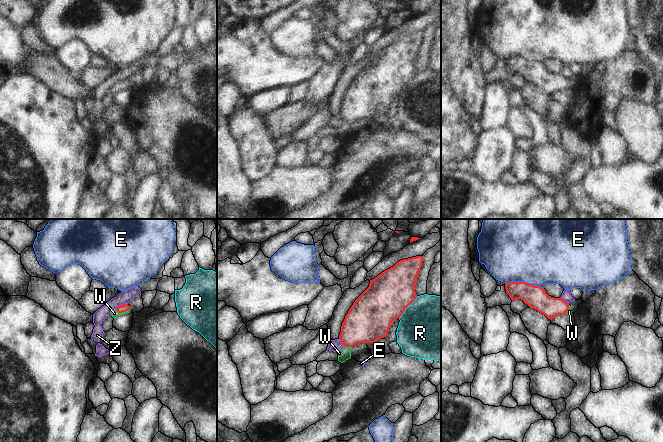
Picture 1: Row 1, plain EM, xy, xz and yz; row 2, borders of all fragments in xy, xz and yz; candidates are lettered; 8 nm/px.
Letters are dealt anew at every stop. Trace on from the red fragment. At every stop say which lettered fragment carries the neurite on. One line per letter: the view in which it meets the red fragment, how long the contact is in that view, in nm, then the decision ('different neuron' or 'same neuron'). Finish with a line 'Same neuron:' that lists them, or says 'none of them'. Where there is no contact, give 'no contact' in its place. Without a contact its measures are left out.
E: meets red in yz; contact 320 nm long; different neuron
R: meets red in xz; contact 240 nm long; different neuron
W: meets red in xy; contact 120 nm long; same neuron
Z: meets red in xy; contact 100 nm long; different neuron
Same neuron: W

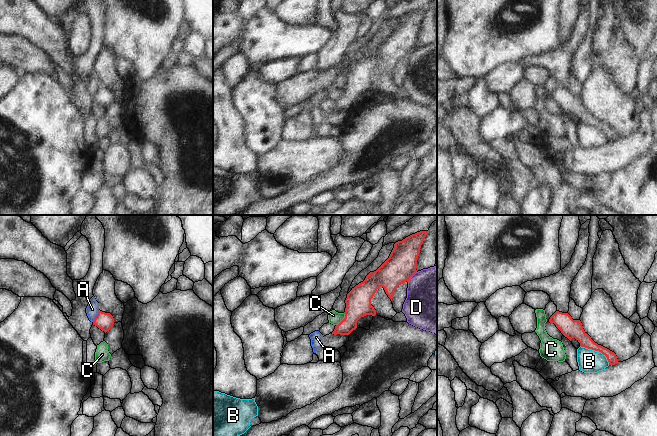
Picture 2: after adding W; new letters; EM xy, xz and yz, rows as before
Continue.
A: meets red in xy; contact 110 nm long; different neuron
B: meets red in yz; contact 280 nm long; different neuron
C: meets red in xz; contact 120 nm long; different neuron
D: meets red in xz; contact 120 nm long; different neuron
Same neuron: none of them

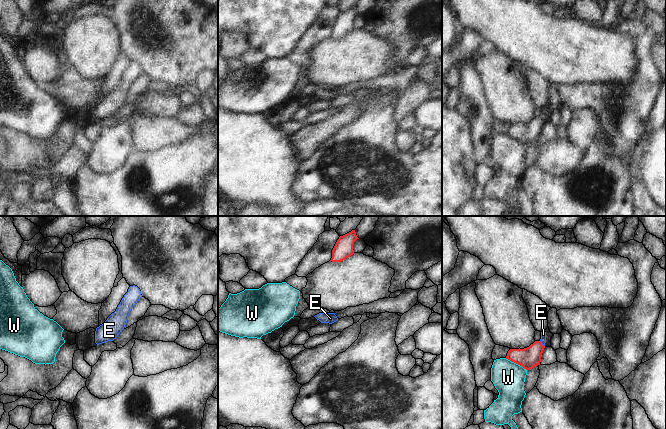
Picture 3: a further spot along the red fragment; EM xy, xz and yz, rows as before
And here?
E: meets red in yz; contact 60 nm long; same neuron
W: meets red in yz; contact 200 nm long; different neuron
Same neuron: E

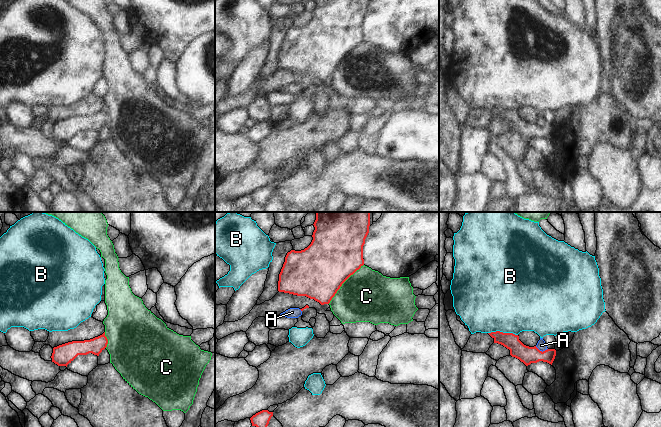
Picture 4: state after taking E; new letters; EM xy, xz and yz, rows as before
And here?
A: meets red in yz; contact 110 nm long; different neuron
B: meets red in yz; contact 240 nm long; different neuron
C: meets red in xz; contact 420 nm long; different neuron
Same neuron: none of them

